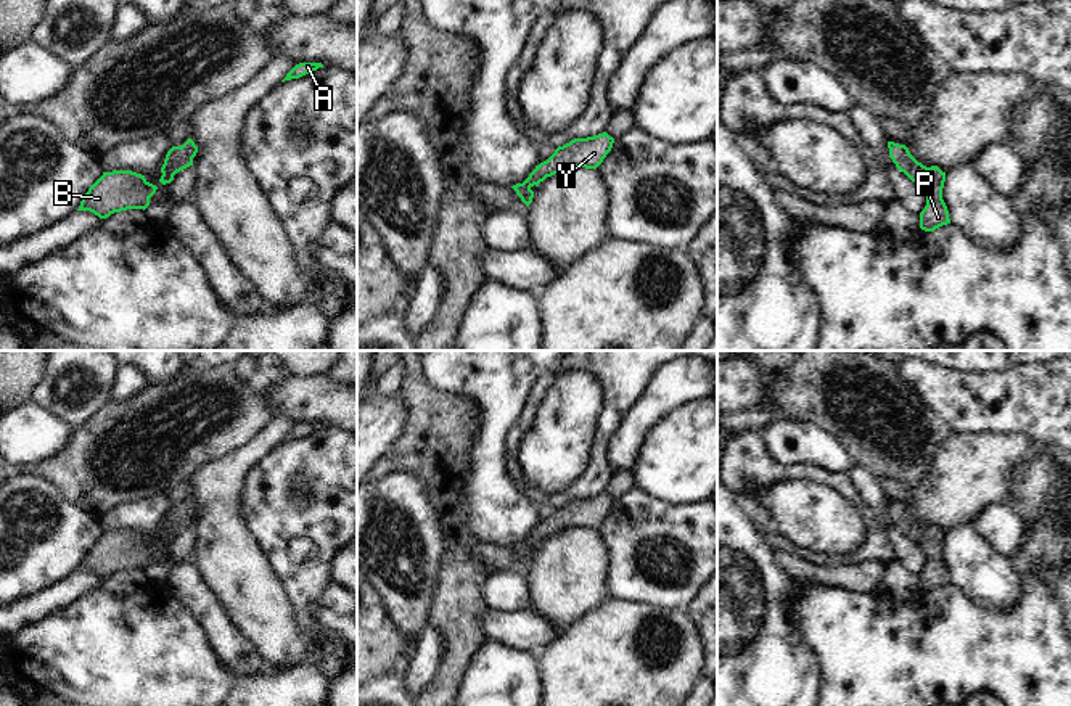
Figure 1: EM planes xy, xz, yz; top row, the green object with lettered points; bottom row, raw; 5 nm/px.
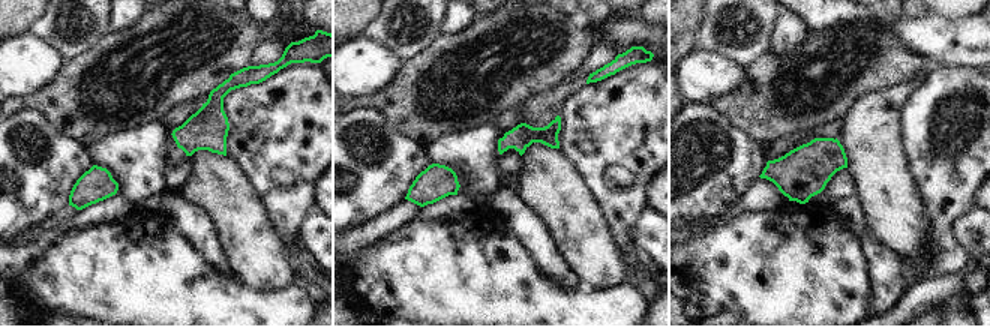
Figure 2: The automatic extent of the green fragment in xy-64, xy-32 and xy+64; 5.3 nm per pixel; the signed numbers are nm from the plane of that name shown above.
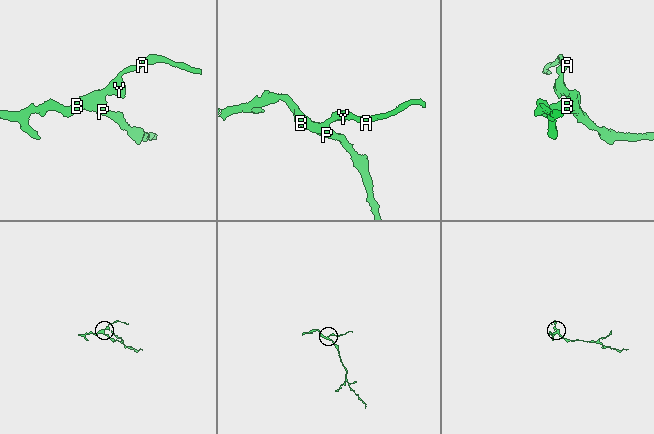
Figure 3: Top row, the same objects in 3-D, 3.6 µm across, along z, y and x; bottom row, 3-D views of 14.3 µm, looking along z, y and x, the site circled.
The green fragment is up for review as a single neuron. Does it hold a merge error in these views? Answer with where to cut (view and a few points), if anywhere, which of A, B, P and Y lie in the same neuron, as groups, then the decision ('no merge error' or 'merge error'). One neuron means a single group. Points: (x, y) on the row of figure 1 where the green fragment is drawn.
cut none; groups A B P Y; no merge error

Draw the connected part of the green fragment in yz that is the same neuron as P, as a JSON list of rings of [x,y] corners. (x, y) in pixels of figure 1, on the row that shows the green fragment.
[[[888,142],[888,148],[889,158],[896,167],[926,193],[926,206],[920,212],[920,228],[934,232],[936,228],[950,224],[949,211],[942,199],[946,172],[938,166],[926,167],[918,162],[905,145]]]

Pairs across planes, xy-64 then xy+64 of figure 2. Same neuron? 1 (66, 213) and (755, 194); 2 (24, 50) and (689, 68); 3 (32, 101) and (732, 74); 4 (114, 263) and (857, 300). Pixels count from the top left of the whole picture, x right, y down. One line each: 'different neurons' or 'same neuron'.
1: same neuron
2: same neuron
3: different neurons
4: same neuron

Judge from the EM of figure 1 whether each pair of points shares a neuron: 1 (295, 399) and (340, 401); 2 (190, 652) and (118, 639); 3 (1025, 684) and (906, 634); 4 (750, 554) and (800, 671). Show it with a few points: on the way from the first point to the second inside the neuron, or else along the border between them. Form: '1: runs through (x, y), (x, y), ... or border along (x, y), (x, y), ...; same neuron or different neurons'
1: runs through (306, 399), (328, 401); same neuron
2: runs through (172, 652), (168, 648), (135, 648); same neuron
3: runs through (996, 655), (989, 650), (975, 648), (935, 648); same neuron
4: runs through (750, 582), (750, 621), (771, 642); same neuron

